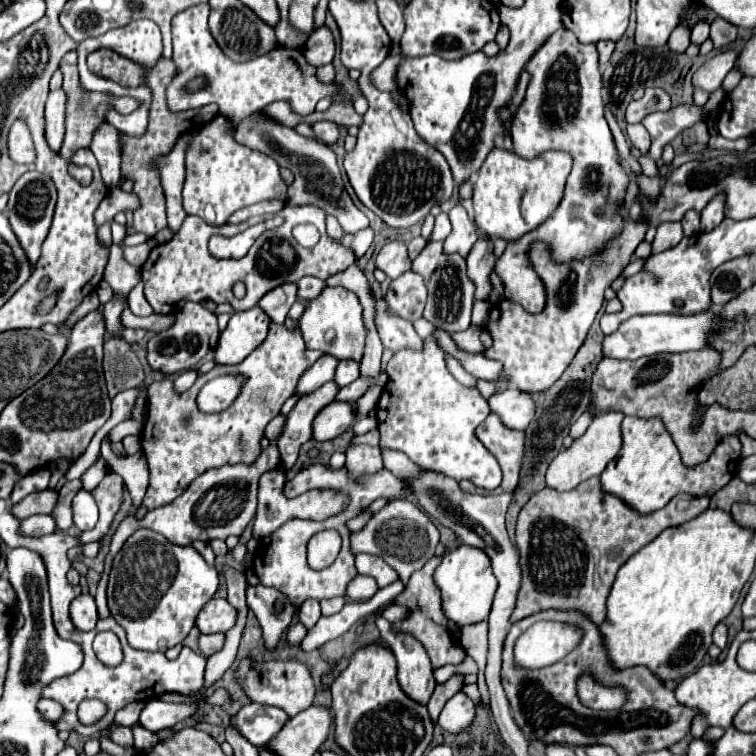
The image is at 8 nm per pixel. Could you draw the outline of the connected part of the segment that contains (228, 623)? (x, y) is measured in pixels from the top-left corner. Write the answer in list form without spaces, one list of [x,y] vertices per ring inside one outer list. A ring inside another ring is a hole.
[[[212,598],[204,604],[196,618],[196,626],[202,634],[214,634],[214,632],[226,632],[236,622],[236,610],[230,606],[228,600]]]

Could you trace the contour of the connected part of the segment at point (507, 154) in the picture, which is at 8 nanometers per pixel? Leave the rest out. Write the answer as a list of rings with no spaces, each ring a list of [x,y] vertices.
[[[494,148],[486,156],[486,160],[478,172],[478,178],[474,182],[474,198],[472,198],[474,200],[474,222],[478,224],[478,228],[482,232],[486,232],[492,238],[498,236],[504,240],[516,240],[516,238],[524,236],[526,232],[538,228],[558,208],[570,168],[572,168],[572,158],[564,150],[550,150],[532,160],[526,160],[522,156],[516,156],[510,150]]]

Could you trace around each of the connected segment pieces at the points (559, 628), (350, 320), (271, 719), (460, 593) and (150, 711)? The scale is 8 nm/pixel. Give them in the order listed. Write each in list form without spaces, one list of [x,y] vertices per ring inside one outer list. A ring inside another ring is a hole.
[[[538,622],[516,642],[514,654],[520,668],[544,668],[564,658],[580,642],[580,630],[560,622]]]
[[[324,288],[324,292],[318,298],[306,302],[306,310],[298,320],[298,328],[302,330],[302,338],[310,350],[332,352],[332,356],[336,356],[338,360],[356,360],[356,362],[360,362],[364,356],[368,330],[364,328],[360,302],[356,300],[354,292],[348,292],[346,288]],[[330,330],[334,332],[334,336],[328,340],[326,334]]]
[[[250,702],[230,716],[230,726],[238,734],[248,738],[250,744],[262,746],[286,724],[286,720],[288,716],[284,710]]]
[[[466,544],[450,550],[448,554],[444,554],[442,564],[436,568],[434,582],[440,588],[442,612],[450,622],[466,626],[466,624],[476,624],[476,622],[482,622],[488,618],[498,582],[492,574],[490,558],[482,550],[470,548]]]
[[[158,698],[148,700],[144,710],[140,712],[140,724],[150,730],[158,732],[164,728],[174,728],[180,722],[198,714],[198,702],[192,704],[176,704],[176,702],[162,702]]]

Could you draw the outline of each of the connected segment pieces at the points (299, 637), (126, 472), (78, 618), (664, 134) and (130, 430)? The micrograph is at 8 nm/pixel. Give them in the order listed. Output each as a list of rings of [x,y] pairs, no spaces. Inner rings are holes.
[[[301,623],[291,625],[288,629],[287,640],[290,644],[300,644],[307,634],[307,629]]]
[[[102,440],[102,456],[108,462],[108,466],[118,472],[124,478],[124,484],[134,500],[134,508],[140,508],[142,498],[148,488],[148,466],[144,460],[142,450],[136,452],[136,456],[116,456],[110,448],[110,440]]]
[[[80,594],[74,598],[70,604],[70,618],[78,630],[94,630],[98,620],[94,598],[90,594]]]
[[[680,104],[680,106],[672,106],[668,112],[648,114],[642,122],[652,136],[652,148],[648,156],[658,160],[662,156],[664,144],[668,144],[680,132],[692,128],[696,122],[702,122],[706,118],[710,118],[710,112],[706,112],[704,106],[698,104]]]
[[[124,420],[120,422],[112,432],[110,432],[110,440],[112,442],[120,442],[124,436],[139,435],[142,430],[142,424],[136,420]]]

